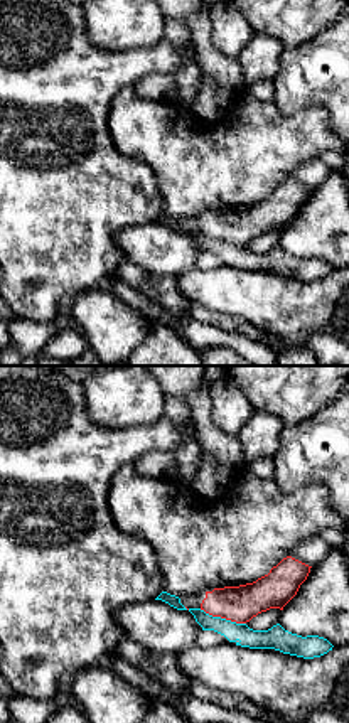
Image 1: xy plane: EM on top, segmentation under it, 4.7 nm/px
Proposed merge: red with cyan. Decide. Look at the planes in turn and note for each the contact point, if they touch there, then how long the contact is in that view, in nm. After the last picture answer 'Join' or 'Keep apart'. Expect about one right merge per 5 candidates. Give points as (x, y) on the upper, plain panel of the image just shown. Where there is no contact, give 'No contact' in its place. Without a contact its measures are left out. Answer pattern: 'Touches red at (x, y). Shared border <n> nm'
Touches red at (223, 240). Shared border 240 nm

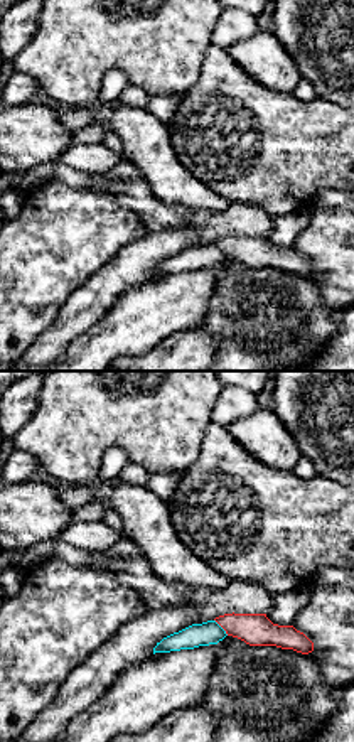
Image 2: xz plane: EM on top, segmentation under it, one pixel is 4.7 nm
Touches red at (221, 248). Shared border 100 nm

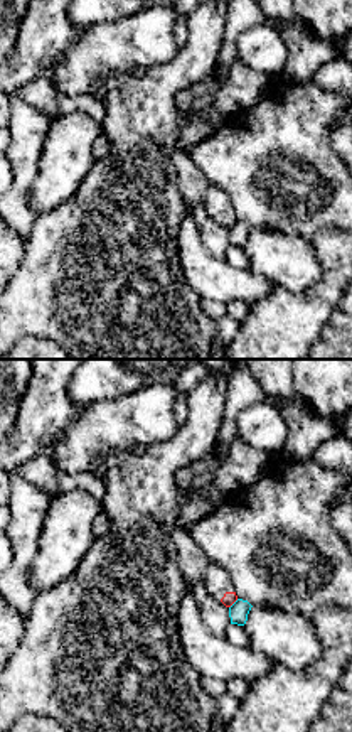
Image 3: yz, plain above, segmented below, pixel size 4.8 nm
Touches red at (233, 225). Shared border 60 nm

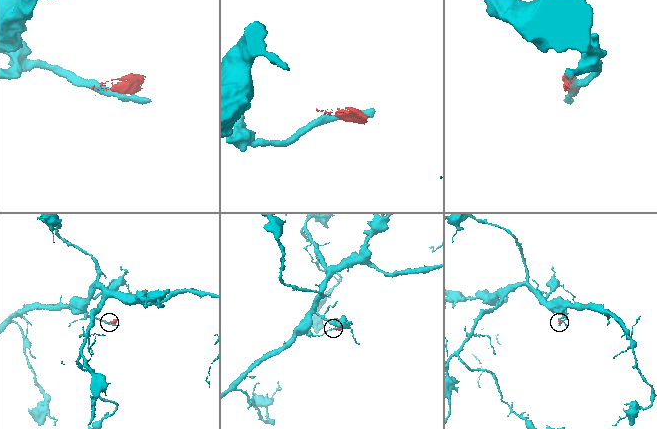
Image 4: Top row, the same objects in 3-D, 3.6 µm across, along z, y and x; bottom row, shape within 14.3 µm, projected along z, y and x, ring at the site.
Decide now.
Keep apart

